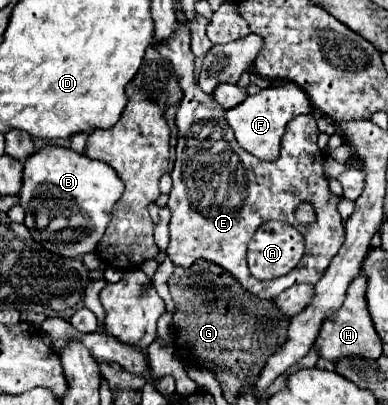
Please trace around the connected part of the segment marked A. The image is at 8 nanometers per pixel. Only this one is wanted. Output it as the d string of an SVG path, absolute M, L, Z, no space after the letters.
M270 221L254 233L248 245L250 273L256 279L274 279L274 277L286 275L298 265L298 261L302 259L302 253L304 253L304 237L290 225L284 225L280 221Z

